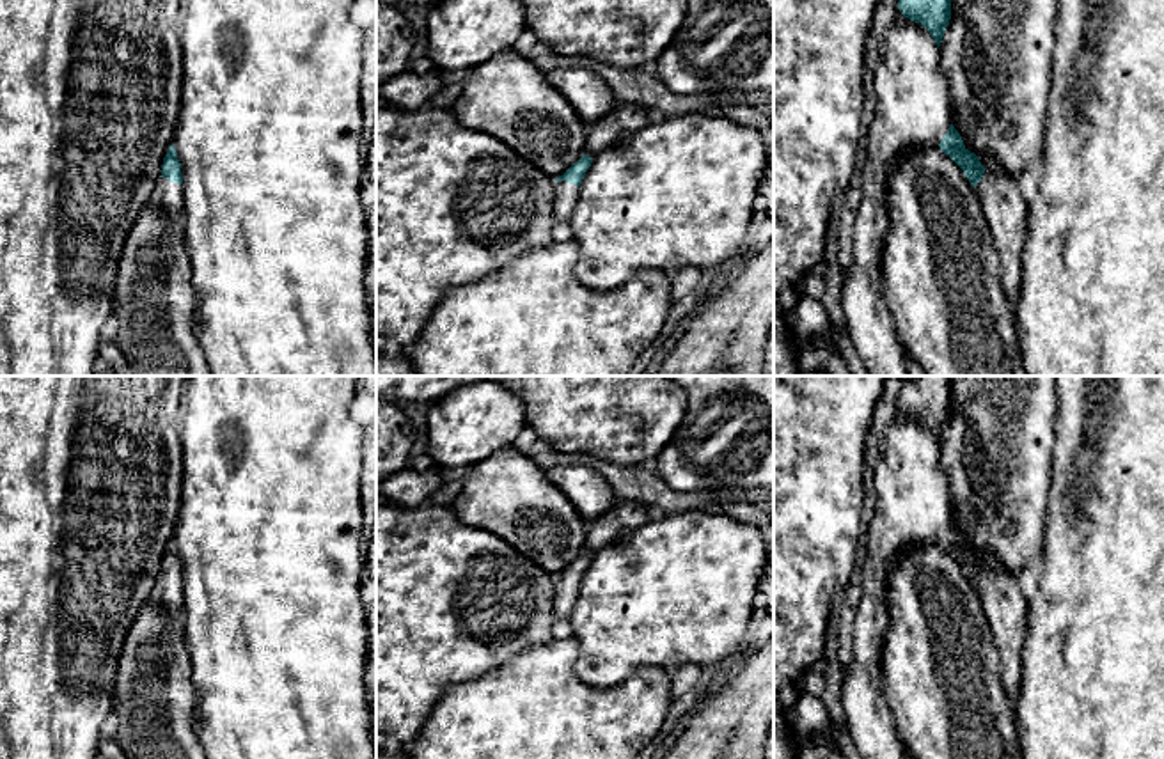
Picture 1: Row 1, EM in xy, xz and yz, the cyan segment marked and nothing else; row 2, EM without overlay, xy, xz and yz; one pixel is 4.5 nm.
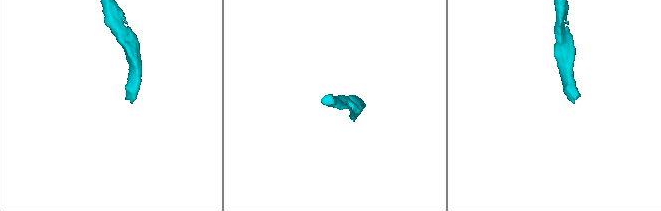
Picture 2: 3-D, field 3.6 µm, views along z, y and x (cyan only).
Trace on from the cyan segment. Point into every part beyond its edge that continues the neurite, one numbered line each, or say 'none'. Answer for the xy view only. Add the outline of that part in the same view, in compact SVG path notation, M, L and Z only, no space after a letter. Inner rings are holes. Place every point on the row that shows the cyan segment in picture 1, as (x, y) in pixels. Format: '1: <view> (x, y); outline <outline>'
1: xy (169, 195); outline M160 176L154 197L161 211L179 218L183 213L183 184L170 183L167 177Z

